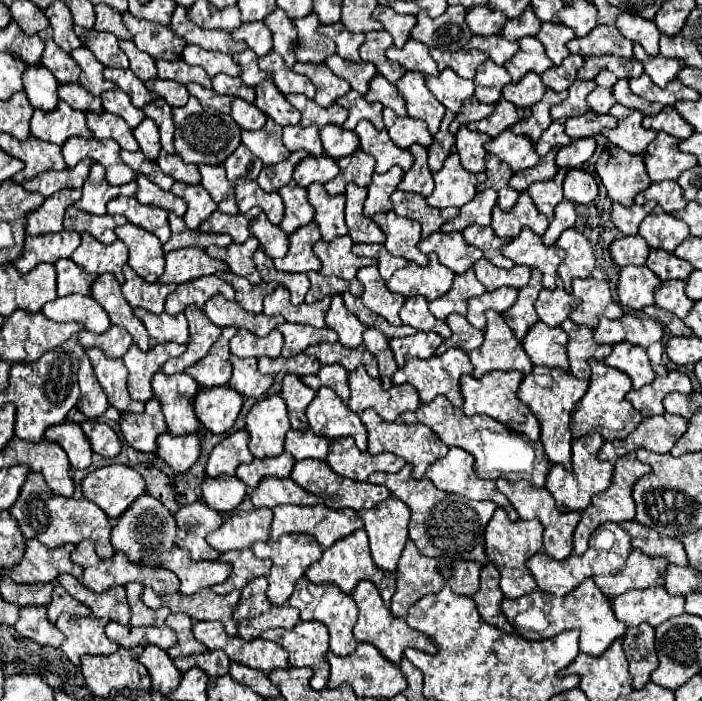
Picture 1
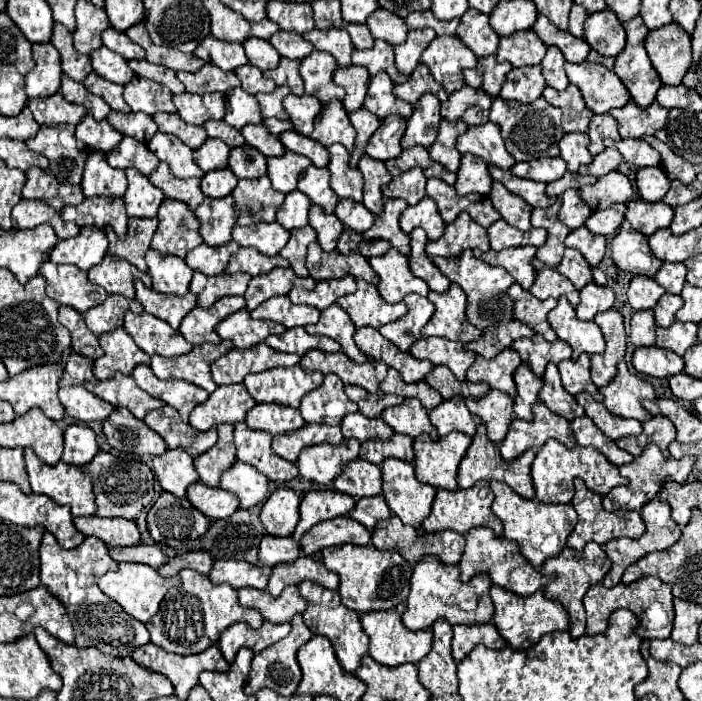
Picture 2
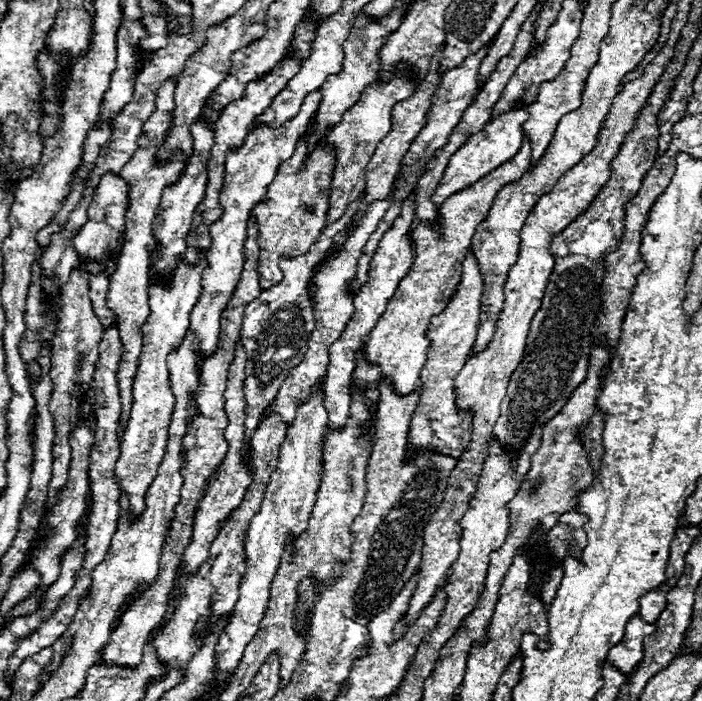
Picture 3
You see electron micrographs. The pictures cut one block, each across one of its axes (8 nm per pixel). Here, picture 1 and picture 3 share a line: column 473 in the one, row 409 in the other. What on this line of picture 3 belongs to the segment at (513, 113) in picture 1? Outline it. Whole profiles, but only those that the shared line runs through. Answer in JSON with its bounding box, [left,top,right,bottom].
[106,80,184,440]

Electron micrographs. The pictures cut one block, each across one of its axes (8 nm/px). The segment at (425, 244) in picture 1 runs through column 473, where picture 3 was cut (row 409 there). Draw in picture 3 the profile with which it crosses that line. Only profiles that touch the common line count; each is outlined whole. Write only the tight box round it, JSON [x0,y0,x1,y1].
[242,194,364,444]

